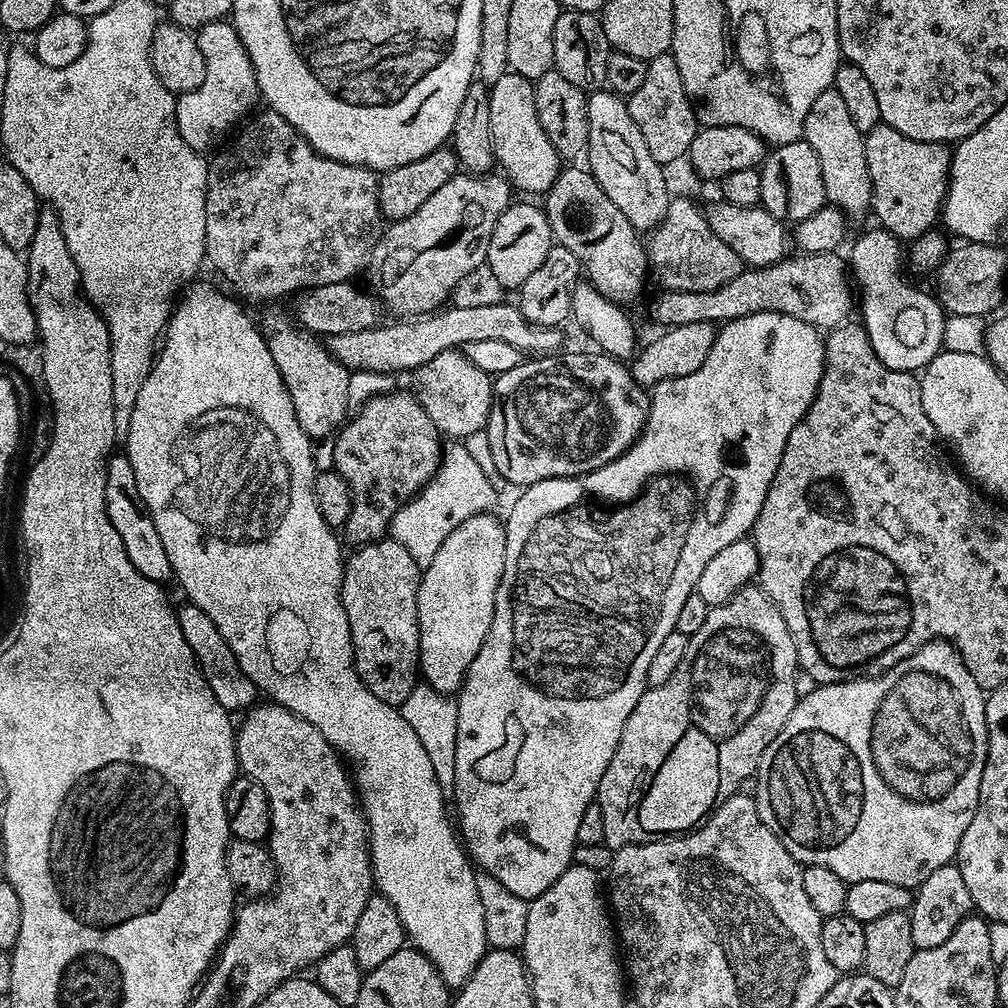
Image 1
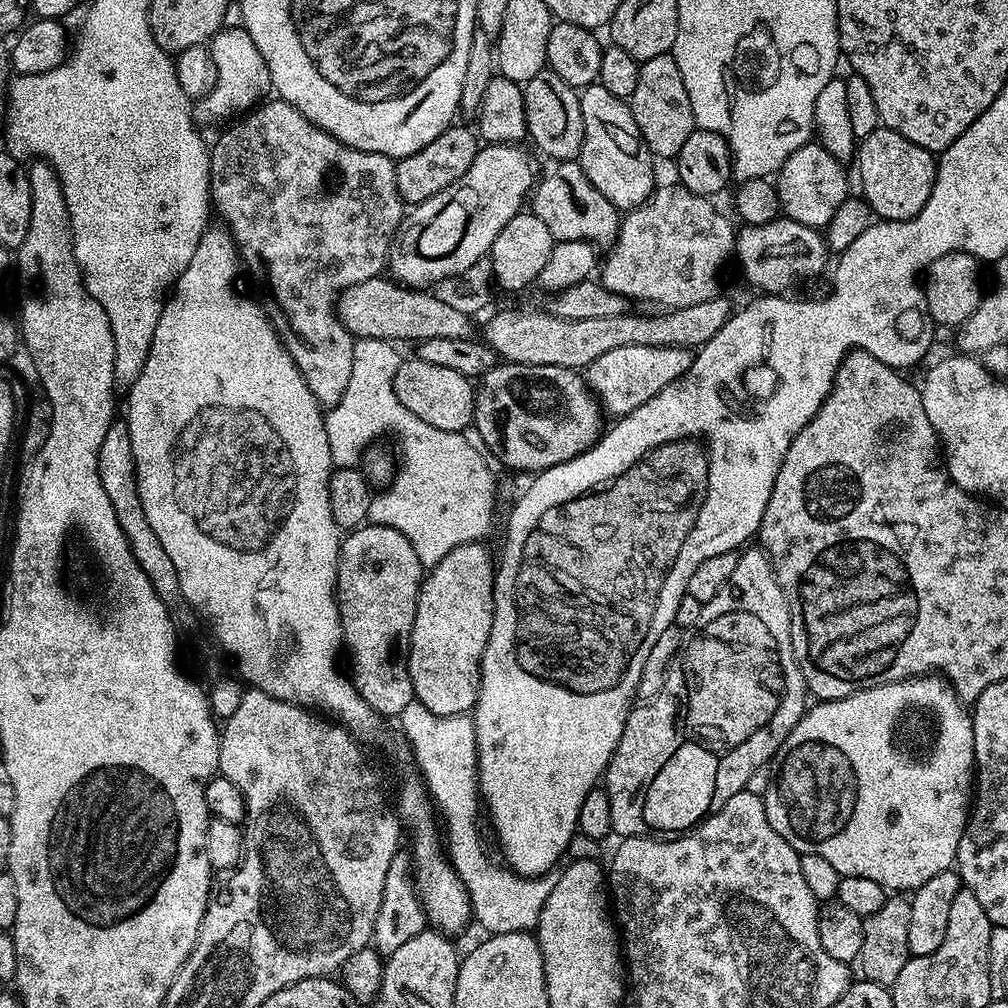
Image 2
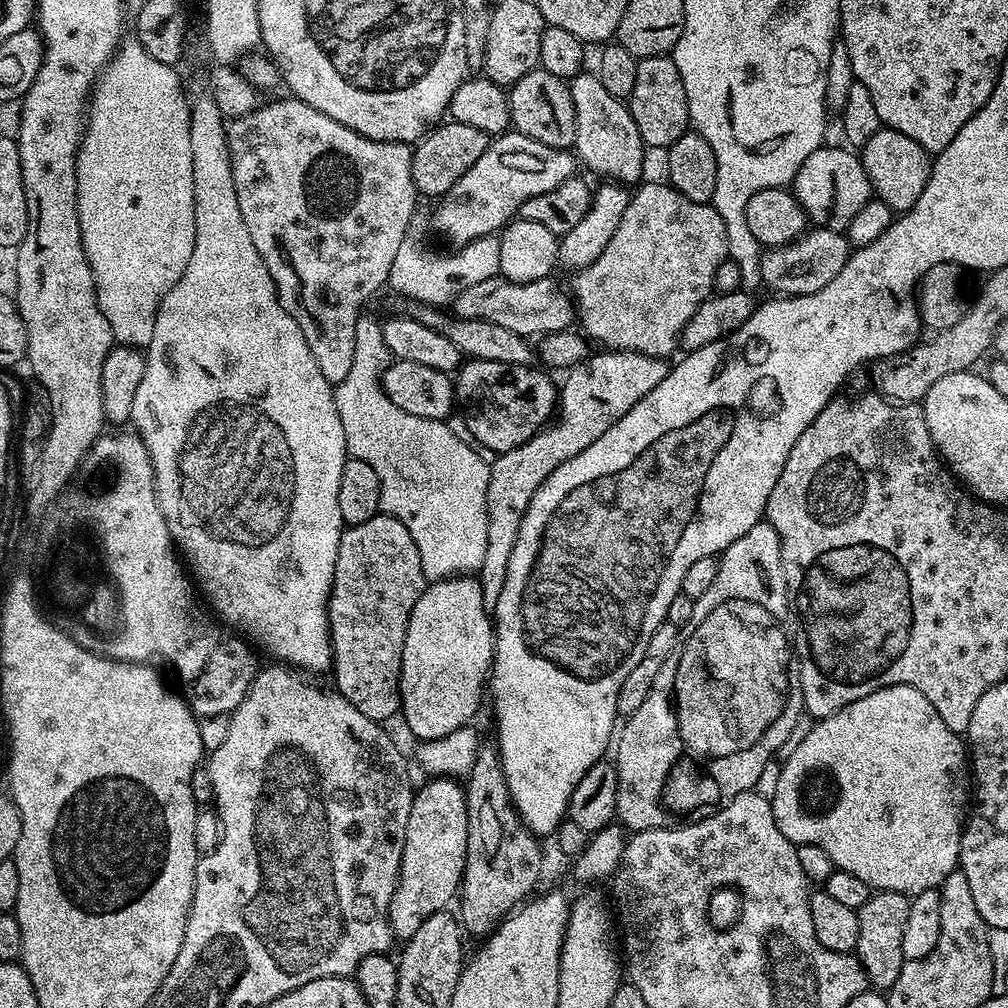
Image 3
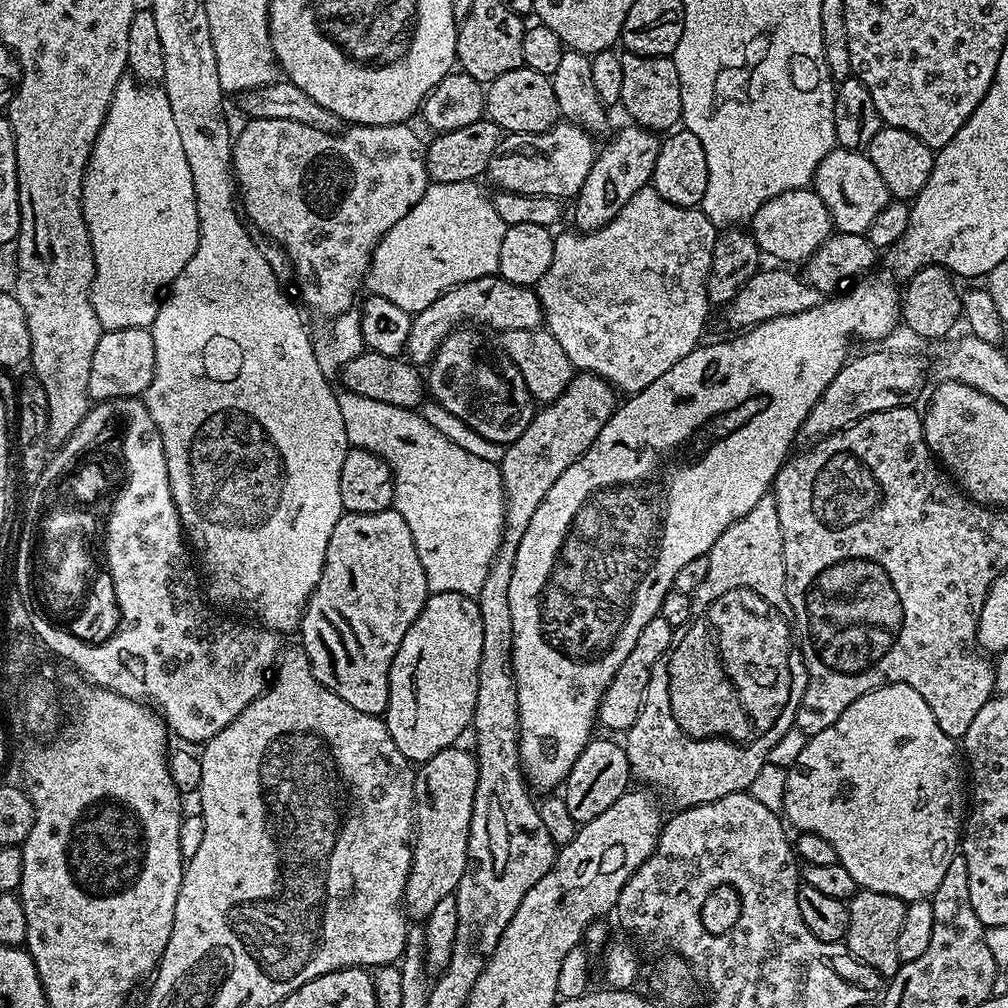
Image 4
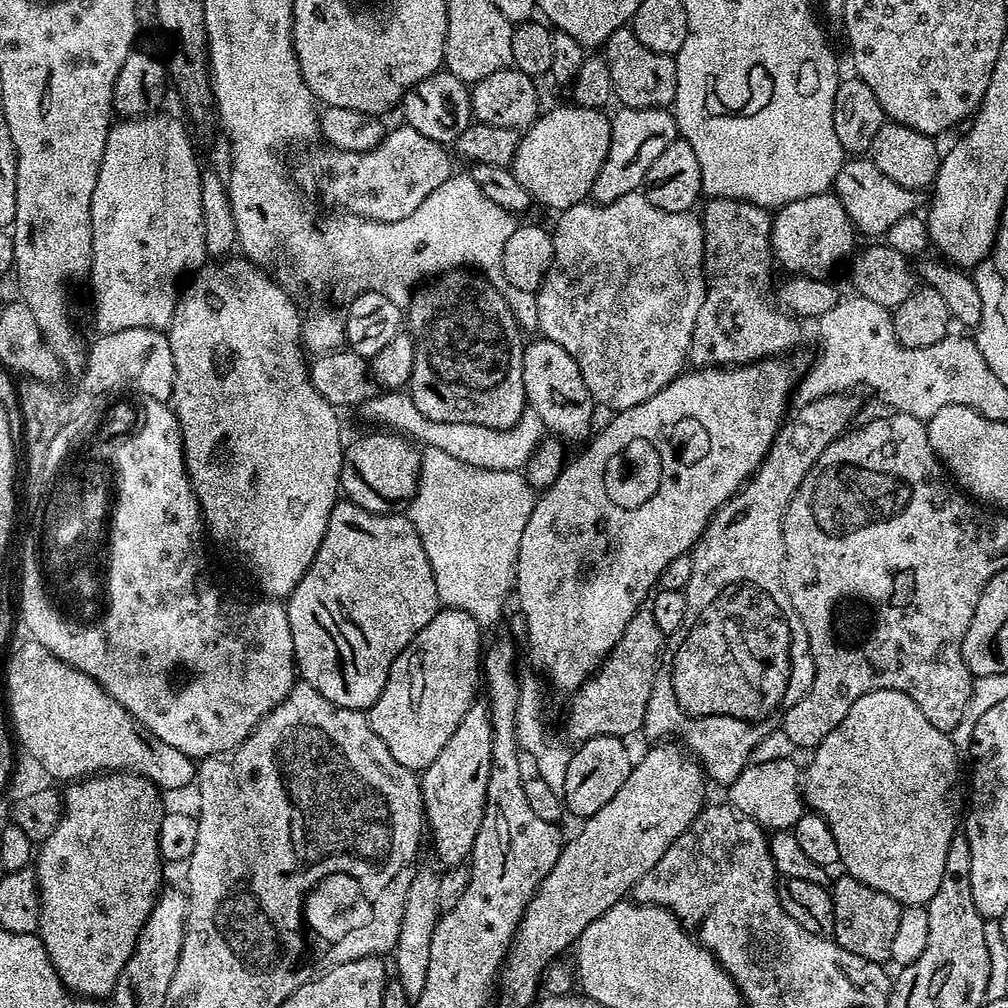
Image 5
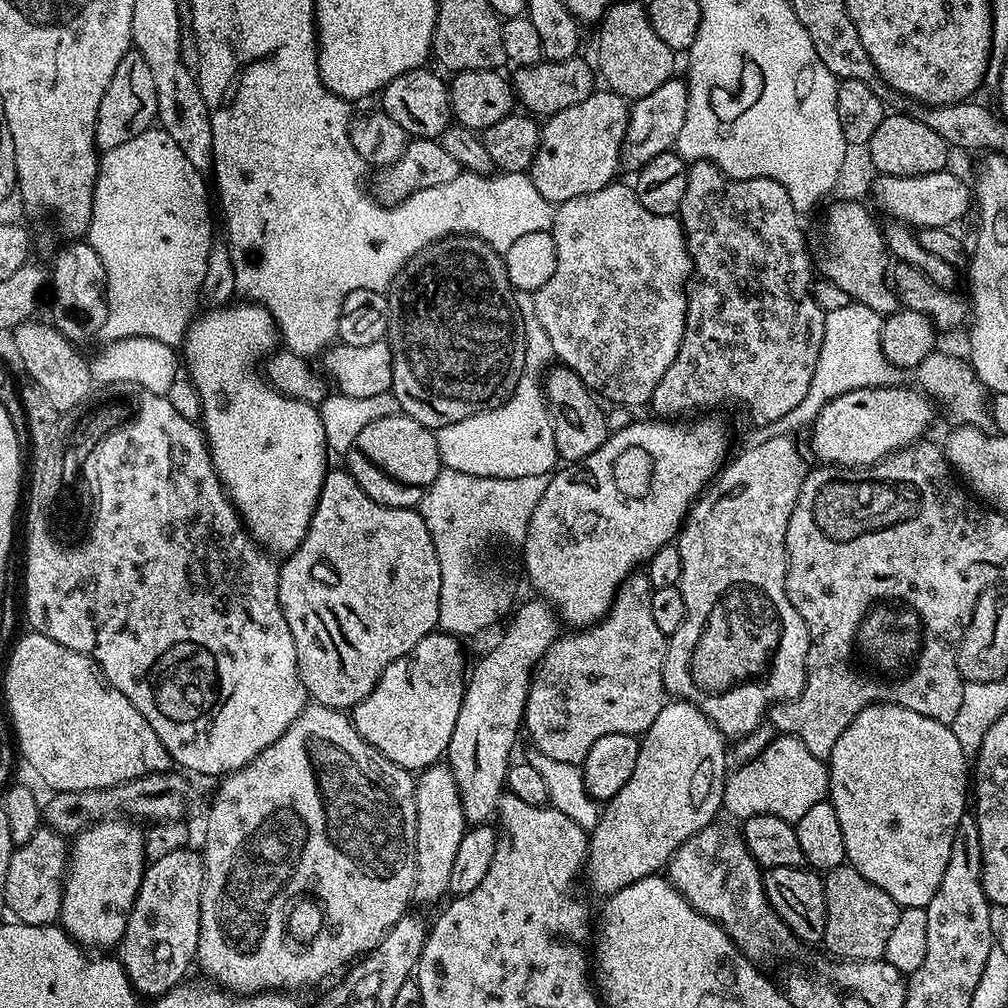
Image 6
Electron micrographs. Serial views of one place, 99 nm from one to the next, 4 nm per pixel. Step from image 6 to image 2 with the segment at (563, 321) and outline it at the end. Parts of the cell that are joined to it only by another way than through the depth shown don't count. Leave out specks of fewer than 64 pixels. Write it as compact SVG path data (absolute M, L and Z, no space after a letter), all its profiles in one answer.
M678 182L661 183L652 197L642 206L631 209L620 221L616 243L611 245L608 257L603 257L602 283L614 294L629 302L649 300L652 304L665 304L665 309L698 306L721 291L720 271L727 260L731 261L736 246L736 232L732 224L715 208L713 201L686 190Z

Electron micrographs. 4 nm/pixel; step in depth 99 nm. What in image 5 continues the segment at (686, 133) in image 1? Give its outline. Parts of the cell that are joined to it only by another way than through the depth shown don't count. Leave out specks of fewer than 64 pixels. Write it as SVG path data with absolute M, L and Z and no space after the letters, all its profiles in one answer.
M625 26L618 30L614 30L609 38L602 45L602 55L606 63L610 66L610 82L612 83L613 97L623 107L626 108L668 108L675 105L676 91L678 90L678 74L676 73L676 62L672 56L666 54L658 54L654 50L650 50L646 46L642 46L642 42L638 42L638 38L633 34L631 27Z

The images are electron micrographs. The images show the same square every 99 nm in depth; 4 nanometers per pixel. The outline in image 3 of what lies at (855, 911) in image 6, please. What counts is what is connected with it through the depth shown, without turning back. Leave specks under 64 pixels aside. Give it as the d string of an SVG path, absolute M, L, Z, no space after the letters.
M873 891L858 910L858 942L855 957L864 967L868 983L873 989L887 990L898 982L905 958L902 954L902 933L910 914L910 899L900 892Z

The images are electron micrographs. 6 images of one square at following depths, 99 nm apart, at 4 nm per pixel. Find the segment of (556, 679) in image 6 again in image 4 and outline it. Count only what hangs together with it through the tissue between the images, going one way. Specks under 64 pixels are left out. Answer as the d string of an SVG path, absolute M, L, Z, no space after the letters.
M658 615L650 618L650 622L646 622L646 630L642 630L642 634L638 634L638 642L634 642L634 650L630 650L626 662L622 662L622 666L618 666L618 674L614 674L610 686L606 686L606 690L602 694L598 713L601 725L605 724L610 731L620 732L620 734L627 733L628 728L634 726L634 722L642 710L650 674L654 670L654 666L658 666L662 654L666 654L671 648L673 635L674 629L670 626L670 622L666 622L666 618Z

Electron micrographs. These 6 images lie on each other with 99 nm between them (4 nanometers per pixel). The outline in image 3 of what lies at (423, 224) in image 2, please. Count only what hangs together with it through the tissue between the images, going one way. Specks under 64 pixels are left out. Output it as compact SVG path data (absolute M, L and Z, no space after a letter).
M509 130L497 135L488 145L488 149L454 182L454 186L439 201L436 213L432 216L432 224L440 231L440 236L446 243L452 244L453 249L463 248L479 236L490 236L499 233L509 220L519 213L528 199L534 194L546 194L546 190L554 190L562 182L574 175L578 168L578 160L569 149L542 146L542 142L534 142L534 138L526 138L526 134Z

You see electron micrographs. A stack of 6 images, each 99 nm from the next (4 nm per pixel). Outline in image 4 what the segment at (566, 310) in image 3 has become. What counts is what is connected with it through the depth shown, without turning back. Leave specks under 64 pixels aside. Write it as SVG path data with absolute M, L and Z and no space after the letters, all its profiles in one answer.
M499 274L462 282L443 292L434 302L430 302L426 310L412 316L406 347L407 359L416 366L431 365L433 356L440 349L445 338L452 331L469 322L476 326L483 326L485 329L497 328L497 333L500 334L506 330L530 330L544 324L544 310L540 307L539 296L529 285L515 284Z

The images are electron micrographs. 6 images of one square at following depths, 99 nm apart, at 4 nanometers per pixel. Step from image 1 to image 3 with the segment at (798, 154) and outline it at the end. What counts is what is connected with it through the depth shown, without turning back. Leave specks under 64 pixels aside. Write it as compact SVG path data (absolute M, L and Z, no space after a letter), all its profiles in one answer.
M821 146L814 150L814 154L802 162L798 174L792 179L790 190L813 225L844 232L850 222L854 222L854 214L858 214L858 210L862 210L862 206L873 199L874 193L864 169L864 161L855 151L847 147L828 147Z

